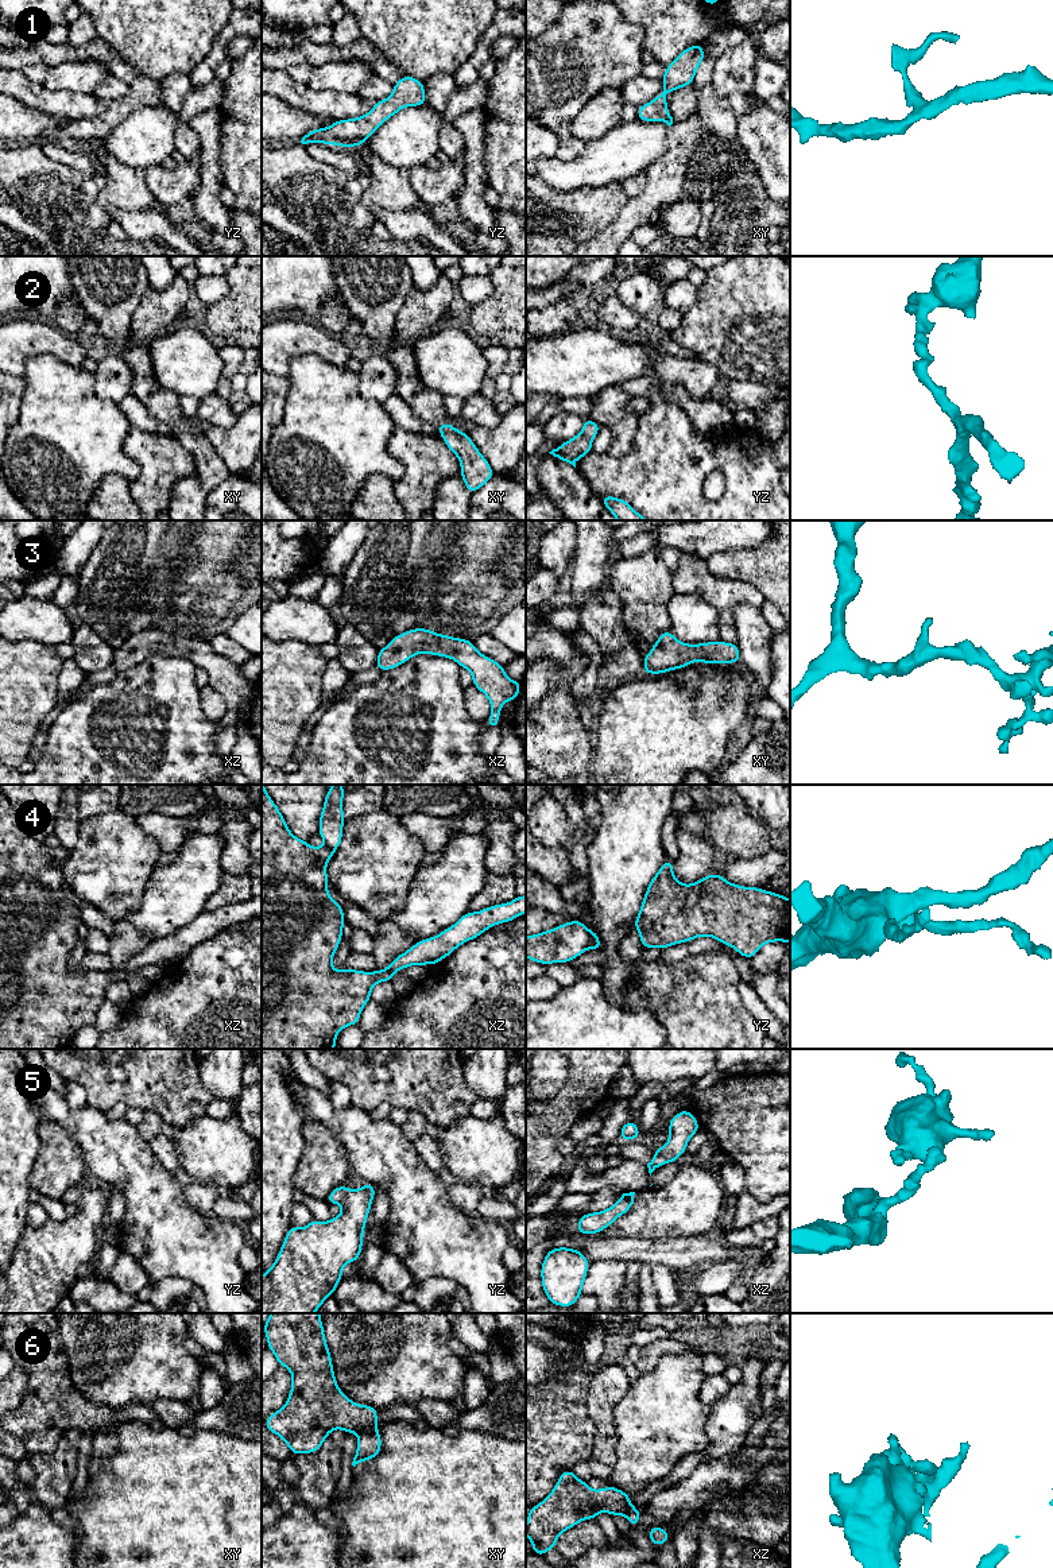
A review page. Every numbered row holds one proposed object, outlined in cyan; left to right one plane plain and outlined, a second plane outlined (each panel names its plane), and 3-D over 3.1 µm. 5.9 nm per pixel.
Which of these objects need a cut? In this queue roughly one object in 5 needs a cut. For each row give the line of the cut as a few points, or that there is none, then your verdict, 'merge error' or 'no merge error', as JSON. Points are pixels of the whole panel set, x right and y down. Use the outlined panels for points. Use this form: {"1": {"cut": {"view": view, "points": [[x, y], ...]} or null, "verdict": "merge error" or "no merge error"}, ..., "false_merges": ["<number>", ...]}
{"1": {"cut": null, "verdict": "no merge error"}, "2": {"cut": null, "verdict": "no merge error"}, "3": {"cut": null, "verdict": "no merge error"}, "4": {"cut": {"view": "yz", "points": [[592, 932], [588, 947]]}, "verdict": "merge error"}, "5": {"cut": null, "verdict": "no merge error"}, "6": {"cut": {"view": "xy", "points": [[374, 1425], [367, 1427], [359, 1435]]}, "verdict": "merge error"}, "false_merges": ["4", "6"]}

